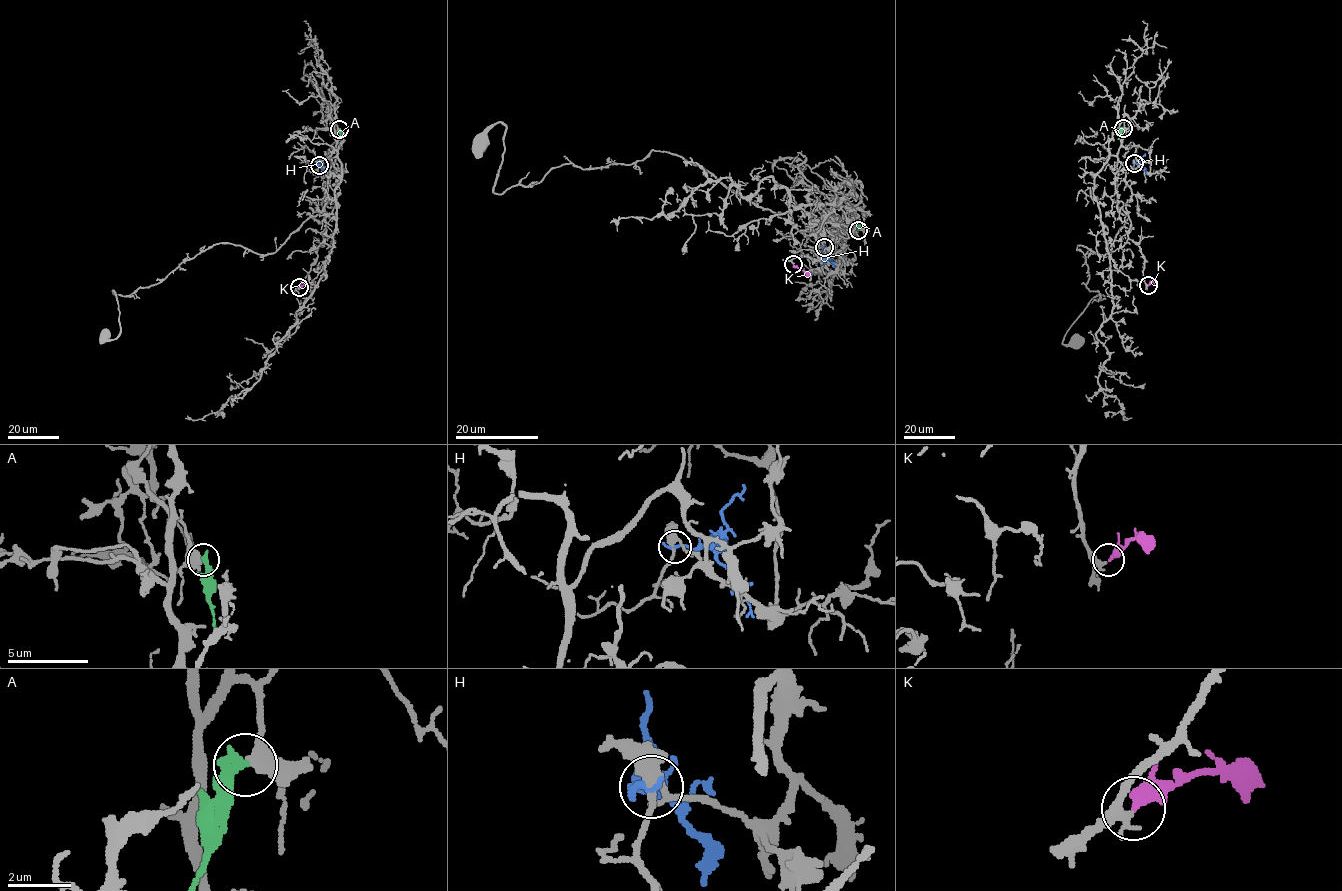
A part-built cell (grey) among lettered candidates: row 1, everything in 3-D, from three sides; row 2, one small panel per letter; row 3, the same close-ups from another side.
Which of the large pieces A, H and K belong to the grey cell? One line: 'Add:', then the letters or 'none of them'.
Add: K

